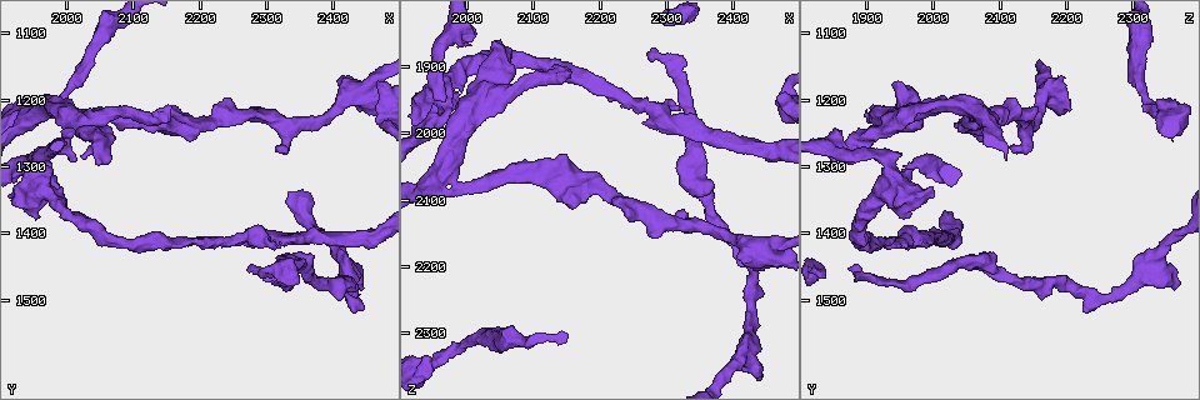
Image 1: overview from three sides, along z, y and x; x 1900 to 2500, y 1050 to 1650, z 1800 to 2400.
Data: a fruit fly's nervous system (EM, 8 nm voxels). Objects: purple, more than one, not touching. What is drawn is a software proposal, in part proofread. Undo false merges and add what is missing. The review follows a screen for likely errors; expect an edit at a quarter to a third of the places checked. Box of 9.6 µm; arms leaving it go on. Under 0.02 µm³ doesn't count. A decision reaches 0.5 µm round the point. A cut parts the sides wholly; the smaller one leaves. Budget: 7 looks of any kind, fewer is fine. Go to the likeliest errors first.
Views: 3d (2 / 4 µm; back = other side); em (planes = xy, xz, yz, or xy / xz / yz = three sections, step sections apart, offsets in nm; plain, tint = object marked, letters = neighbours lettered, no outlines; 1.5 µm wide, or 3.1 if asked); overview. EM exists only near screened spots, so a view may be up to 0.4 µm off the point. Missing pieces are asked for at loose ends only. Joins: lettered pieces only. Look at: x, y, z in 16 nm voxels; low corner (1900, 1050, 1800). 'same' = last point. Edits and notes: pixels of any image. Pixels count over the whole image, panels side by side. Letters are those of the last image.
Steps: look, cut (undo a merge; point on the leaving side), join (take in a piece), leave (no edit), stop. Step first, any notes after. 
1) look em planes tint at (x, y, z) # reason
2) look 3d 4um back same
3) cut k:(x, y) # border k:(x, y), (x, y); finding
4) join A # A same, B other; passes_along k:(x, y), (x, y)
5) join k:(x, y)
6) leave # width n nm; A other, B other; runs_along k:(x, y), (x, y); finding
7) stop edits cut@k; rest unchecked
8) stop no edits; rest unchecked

look 3d 2um at (2440, 1485, 2360) # free end

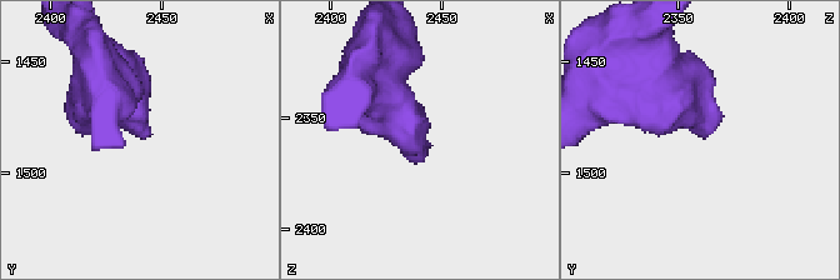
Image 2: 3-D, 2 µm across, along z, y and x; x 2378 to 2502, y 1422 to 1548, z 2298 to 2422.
look em planes letters at (2444, 1484, 2363)

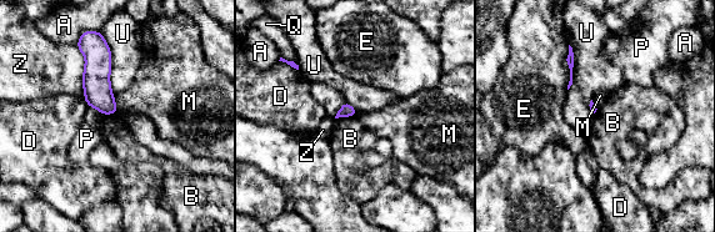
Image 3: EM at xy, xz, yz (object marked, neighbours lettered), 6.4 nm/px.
leave # A other, B other, D other, E other, M other, P other, Q other, U other, Z other; runs_along 3:(96, 41), (96, 89), (106, 111); no lettered piece goes on from it

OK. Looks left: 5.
look 3d 2um at (2145, 1240, 2030) # stops while still wide

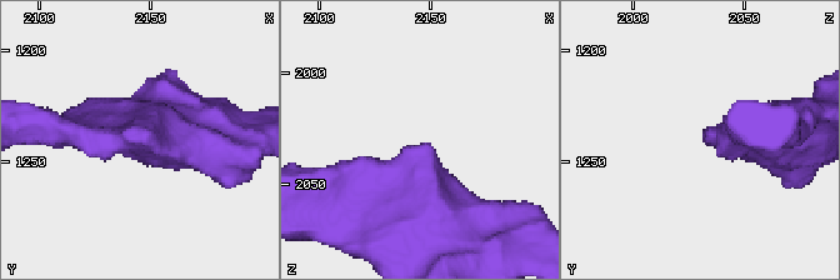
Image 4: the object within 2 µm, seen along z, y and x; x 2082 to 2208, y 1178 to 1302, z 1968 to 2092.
look em xz step 8 letters at (2142, 1241, 2033) # arms 3; arm_widths 220, 240, 380 nm

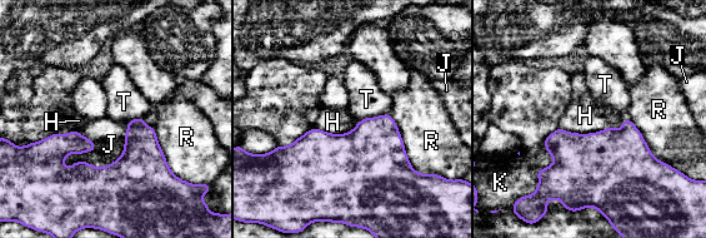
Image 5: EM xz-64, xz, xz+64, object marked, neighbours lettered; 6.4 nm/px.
leave # longest_contact R 500 nm; H other, J other, K other, R other, T other; border 5:(627, 118), (589, 133), (559, 127); none of them fits

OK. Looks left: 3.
look em planes letters at (2320, 1275, 2115) # free end

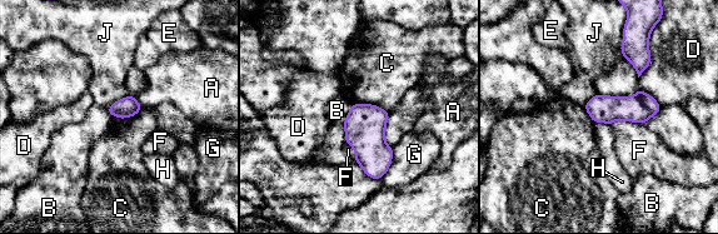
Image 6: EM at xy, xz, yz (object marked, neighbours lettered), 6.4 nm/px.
leave # width 130 nm; A other, B other, C other, D other, E other, F other, G other, H other, J other; border 6:(352, 103), (370, 103), (388, 111); none of them fits

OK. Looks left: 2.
stop no edits; rest unchecked

